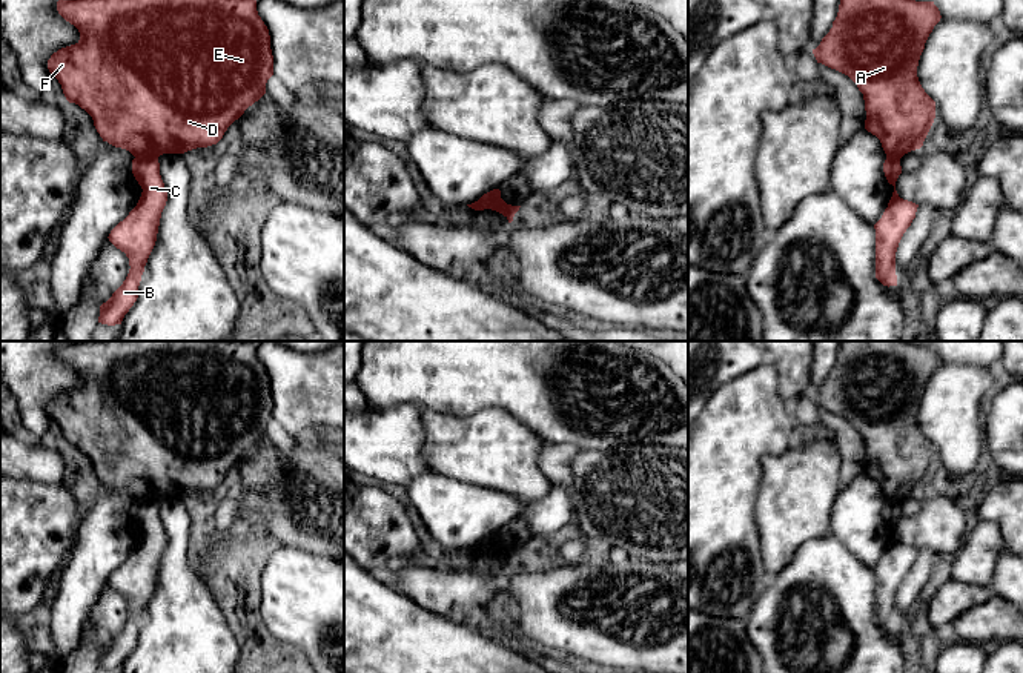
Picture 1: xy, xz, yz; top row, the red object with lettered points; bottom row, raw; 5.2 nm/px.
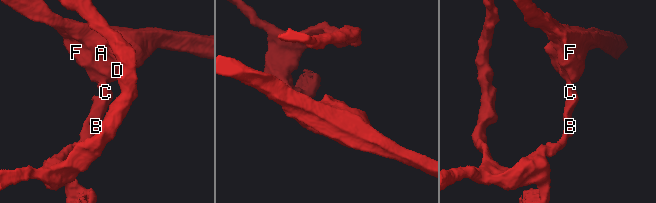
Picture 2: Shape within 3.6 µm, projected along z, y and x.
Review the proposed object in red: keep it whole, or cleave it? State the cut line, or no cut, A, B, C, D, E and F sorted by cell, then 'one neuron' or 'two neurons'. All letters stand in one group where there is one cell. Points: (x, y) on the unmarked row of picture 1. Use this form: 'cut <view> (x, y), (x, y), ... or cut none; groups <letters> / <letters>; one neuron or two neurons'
cut xy (135, 500), (152, 500), (157, 503); groups A D E F / B C; two neurons

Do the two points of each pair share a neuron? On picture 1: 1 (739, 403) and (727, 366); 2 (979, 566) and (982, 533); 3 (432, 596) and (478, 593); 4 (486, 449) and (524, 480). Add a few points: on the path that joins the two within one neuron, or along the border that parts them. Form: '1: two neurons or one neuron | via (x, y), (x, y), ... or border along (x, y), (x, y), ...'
1: two neurons | border along (764, 361), (725, 381), (705, 403)
2: one neuron | via (979, 558), (982, 541)
3: one neuron | via (443, 593), (467, 593)
4: one neuron | via (495, 450), (515, 470)

